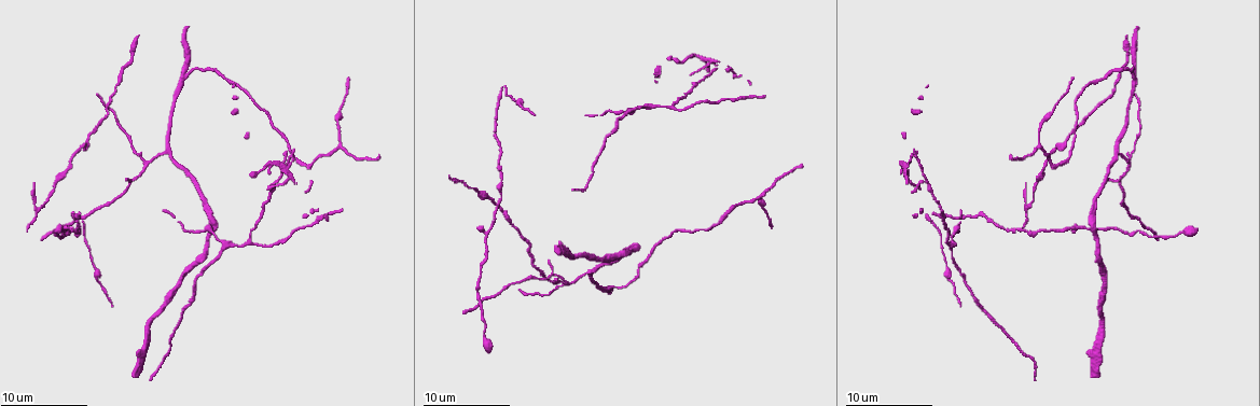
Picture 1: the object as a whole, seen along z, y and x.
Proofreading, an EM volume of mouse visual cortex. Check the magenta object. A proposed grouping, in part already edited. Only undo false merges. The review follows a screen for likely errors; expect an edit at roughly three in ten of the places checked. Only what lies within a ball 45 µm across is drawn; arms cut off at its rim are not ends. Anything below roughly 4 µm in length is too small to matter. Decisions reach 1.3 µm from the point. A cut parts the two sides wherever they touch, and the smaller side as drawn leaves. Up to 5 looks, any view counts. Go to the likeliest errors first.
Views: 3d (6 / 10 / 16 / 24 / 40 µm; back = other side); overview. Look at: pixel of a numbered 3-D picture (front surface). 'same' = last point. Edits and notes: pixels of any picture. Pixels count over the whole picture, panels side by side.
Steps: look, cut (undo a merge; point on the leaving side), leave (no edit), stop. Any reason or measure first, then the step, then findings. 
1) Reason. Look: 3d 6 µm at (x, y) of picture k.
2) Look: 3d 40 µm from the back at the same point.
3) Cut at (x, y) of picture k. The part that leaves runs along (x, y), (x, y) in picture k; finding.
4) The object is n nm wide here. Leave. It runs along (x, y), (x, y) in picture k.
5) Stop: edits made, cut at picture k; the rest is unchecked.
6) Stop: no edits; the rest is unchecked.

Three arms meet. Look: 3d 10 µm at (612, 284) of picture 1.

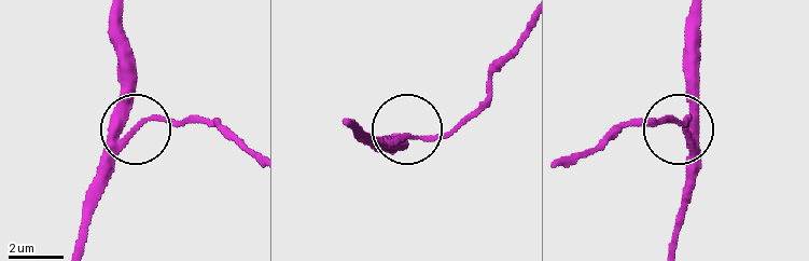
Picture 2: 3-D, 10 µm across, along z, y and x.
Leave. It runs along (81, 246), (99, 169), (135, 127), (129, 39) in picture 2; all the same neuron.

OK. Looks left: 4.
Three arms meet. Look: 3d 10 µm at (589, 273) of picture 1.

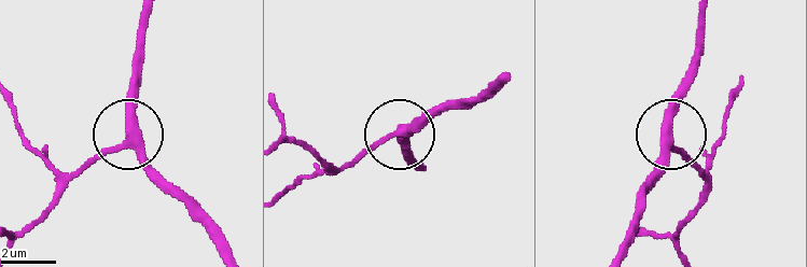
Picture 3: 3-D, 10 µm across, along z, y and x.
3 arms meet here. Leave. It runs along (620, 247), (641, 184), (671, 136), (673, 101), (694, 47) in picture 3; one neuron here.

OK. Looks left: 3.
Arms part here. Look: 3d 10 µm at (251, 242) of picture 1.

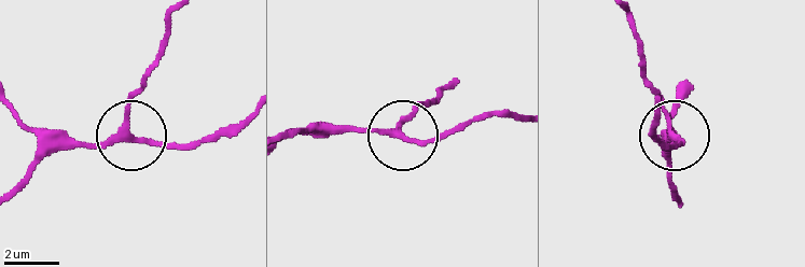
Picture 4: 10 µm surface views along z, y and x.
3 arms meet here. Leave. It runs along (19, 185), (54, 153), (88, 143), (130, 137), (191, 143) in picture 4; all the same neuron.

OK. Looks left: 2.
Stop: no edits; the rest is unchecked.

